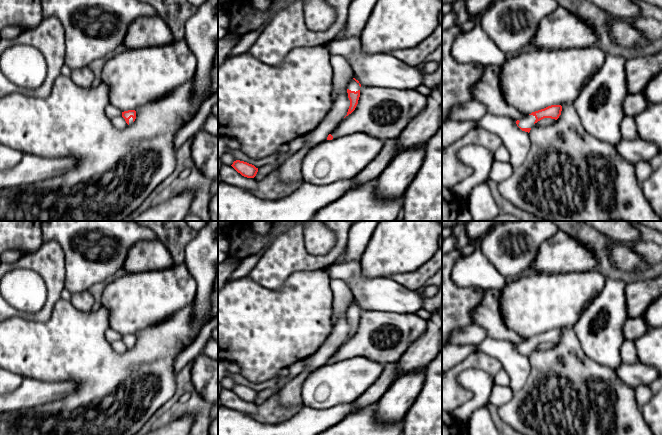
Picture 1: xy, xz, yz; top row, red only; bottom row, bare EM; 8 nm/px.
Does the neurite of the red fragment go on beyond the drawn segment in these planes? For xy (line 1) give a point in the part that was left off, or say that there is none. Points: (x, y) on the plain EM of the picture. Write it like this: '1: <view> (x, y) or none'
1: none

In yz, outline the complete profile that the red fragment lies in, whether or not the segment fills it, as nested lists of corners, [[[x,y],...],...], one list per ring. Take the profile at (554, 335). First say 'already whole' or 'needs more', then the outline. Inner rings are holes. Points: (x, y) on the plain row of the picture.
already whole; [[[551,329],[544,333],[532,336],[529,339],[533,339],[536,342],[534,346],[535,348],[544,342],[551,342],[551,343],[557,344],[559,340],[561,339],[561,335],[562,335],[561,329]]]

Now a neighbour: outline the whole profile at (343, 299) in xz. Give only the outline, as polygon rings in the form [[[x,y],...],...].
[[[331,280],[330,286],[332,288],[332,323],[335,326],[338,322],[338,317],[342,313],[349,313],[351,315],[360,314],[359,307],[354,302],[354,296],[350,289],[348,282],[344,280]]]

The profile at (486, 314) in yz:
[[[485,289],[482,301],[472,313],[474,324],[483,327],[488,337],[519,344],[518,350],[521,352],[534,352],[535,340],[523,339],[504,324],[499,312],[499,299],[499,291]]]

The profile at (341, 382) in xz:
[[[352,357],[310,372],[302,385],[304,406],[329,409],[357,400],[382,374],[385,364]]]

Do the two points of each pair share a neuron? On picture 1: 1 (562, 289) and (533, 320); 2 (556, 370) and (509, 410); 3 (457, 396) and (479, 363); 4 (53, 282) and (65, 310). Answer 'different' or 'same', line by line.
1: same
2: same
3: same
4: different

